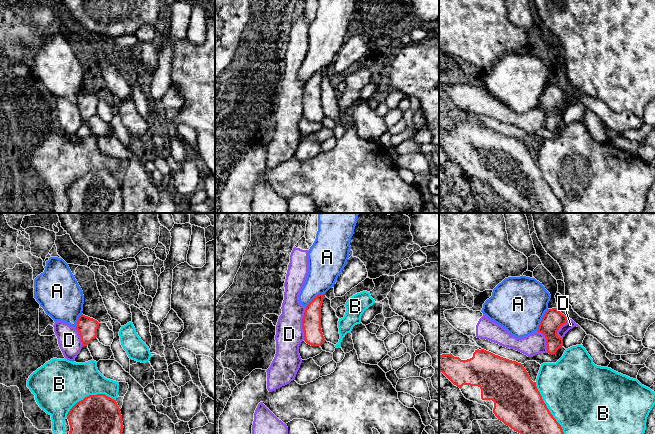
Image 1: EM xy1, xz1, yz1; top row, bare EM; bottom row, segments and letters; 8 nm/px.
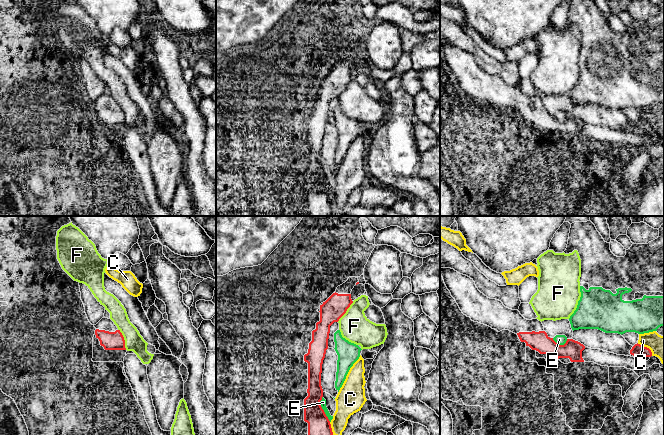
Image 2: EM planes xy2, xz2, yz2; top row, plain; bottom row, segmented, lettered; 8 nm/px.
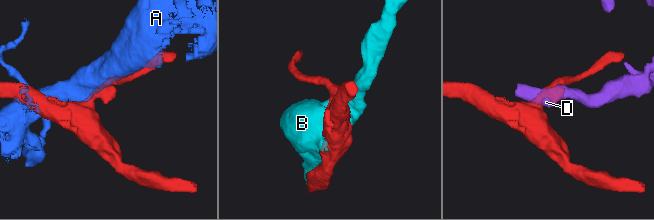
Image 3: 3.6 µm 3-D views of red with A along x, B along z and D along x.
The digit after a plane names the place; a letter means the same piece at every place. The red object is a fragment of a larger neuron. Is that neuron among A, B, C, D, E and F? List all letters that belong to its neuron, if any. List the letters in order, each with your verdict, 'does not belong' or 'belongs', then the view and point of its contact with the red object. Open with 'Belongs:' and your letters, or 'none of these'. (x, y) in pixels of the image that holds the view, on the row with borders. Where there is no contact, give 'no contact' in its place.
Belongs: none of these
A: does not belong | yz1 (541, 320)
B: does not belong | xy1 (89, 395)
C: does not belong | yz2 (646, 347)
D: does not belong | xz1 (302, 323)
E: does not belong | xz2 (322, 409)
F: does not belong | xy2 (123, 339)

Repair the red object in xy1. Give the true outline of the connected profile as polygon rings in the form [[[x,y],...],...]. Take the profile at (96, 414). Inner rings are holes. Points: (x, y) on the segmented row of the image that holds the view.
[[[105,394],[89,395],[68,412],[69,434],[122,434],[123,422],[116,400]]]

